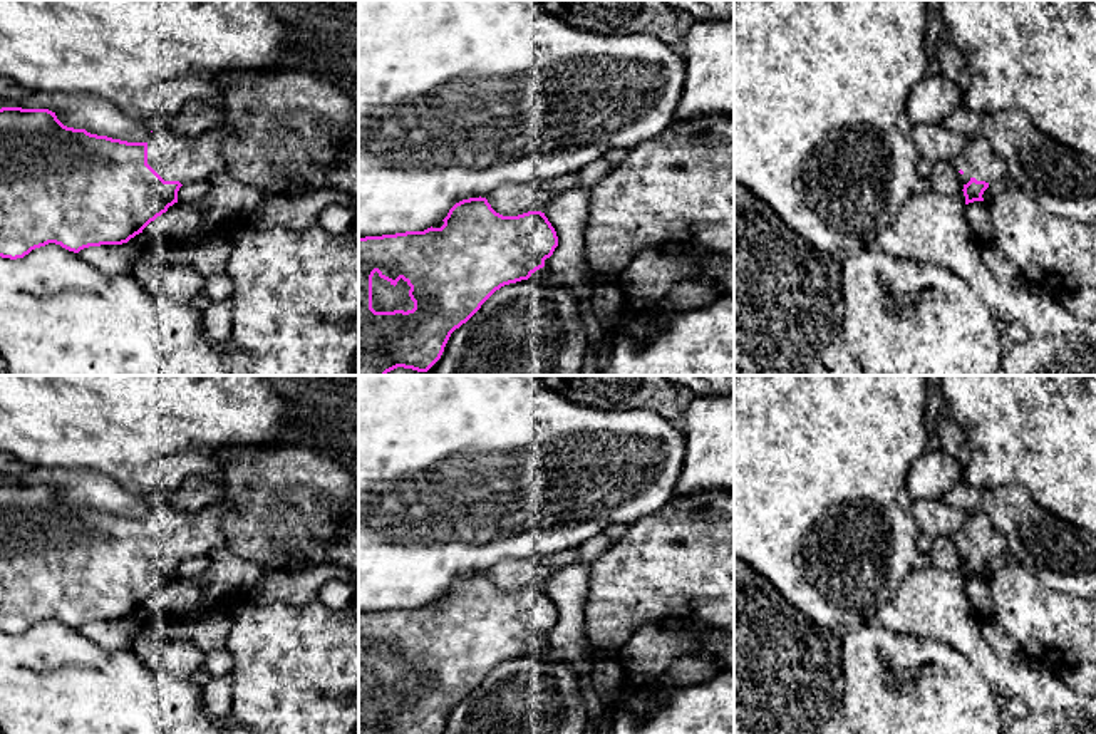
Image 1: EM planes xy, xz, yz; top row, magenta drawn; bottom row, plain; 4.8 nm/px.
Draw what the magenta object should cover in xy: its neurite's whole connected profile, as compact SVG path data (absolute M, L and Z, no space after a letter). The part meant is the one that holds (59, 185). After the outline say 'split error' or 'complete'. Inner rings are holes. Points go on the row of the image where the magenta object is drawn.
M0 109L0 256L23 258L49 243L79 253L89 246L122 245L178 203L183 184L209 181L226 169L221 149L226 129L218 127L196 137L181 137L164 131L151 132L146 142L127 142L85 129L64 126L49 109Z | split error

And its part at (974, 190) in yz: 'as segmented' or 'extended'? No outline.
extended

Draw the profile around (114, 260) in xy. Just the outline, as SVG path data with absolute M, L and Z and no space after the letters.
M127 243L89 246L80 250L79 256L107 277L134 275L131 268L134 253Z

